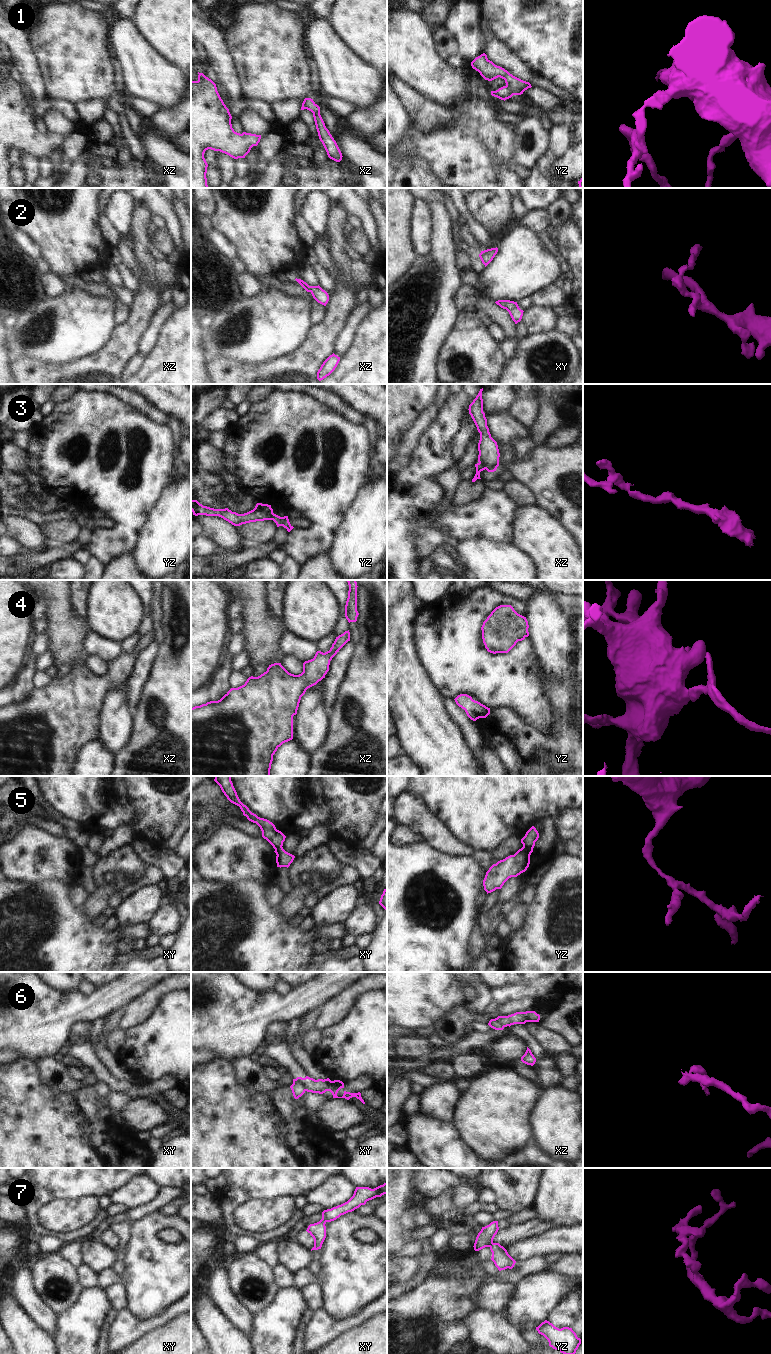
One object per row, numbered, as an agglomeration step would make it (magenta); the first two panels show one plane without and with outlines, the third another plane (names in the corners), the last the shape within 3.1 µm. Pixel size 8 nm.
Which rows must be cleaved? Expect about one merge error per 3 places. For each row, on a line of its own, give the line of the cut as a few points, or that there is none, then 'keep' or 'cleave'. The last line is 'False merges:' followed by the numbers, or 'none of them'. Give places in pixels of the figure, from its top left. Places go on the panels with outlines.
1: cut yz (506, 85), (513, 94); cleave
2: cut none; keep
3: cut none; keep
4: cut none; keep
5: cut yz (523, 845), (532, 850); cleave
6: cut xy (293, 1081), (298, 1081), (306, 1090); cleave
7: cut none; keep
False merges: 1, 5, 6

